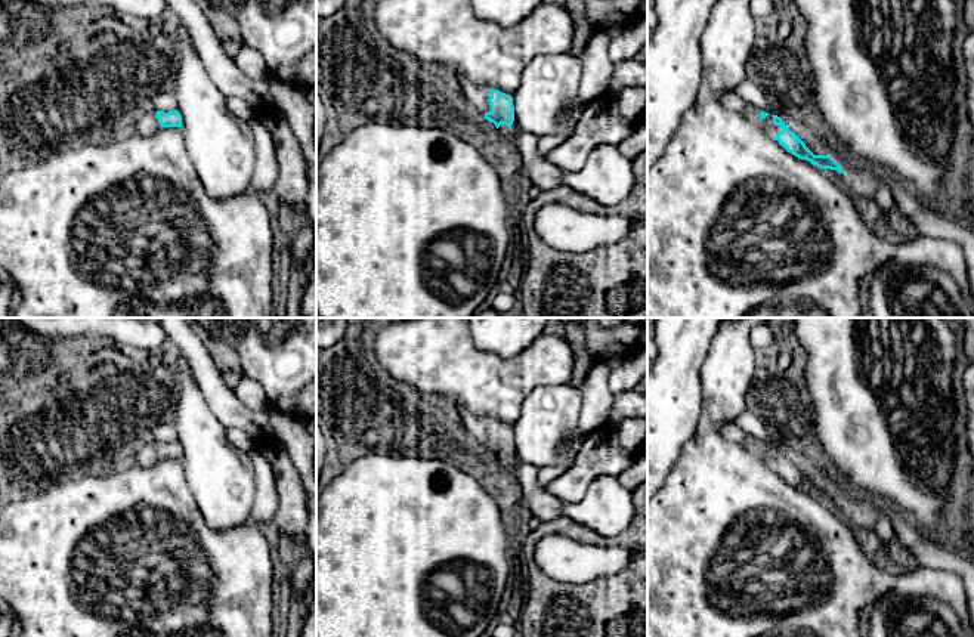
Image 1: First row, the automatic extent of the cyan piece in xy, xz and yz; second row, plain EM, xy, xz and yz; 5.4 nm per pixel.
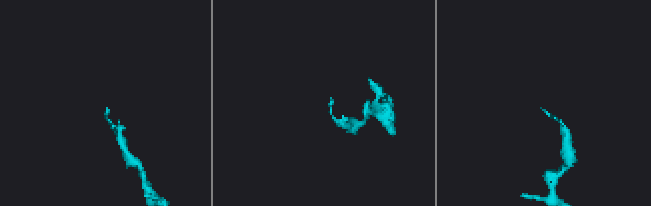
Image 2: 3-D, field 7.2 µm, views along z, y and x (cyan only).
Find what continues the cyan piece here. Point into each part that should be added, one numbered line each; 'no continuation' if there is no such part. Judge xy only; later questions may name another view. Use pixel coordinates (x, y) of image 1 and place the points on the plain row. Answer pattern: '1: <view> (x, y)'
1: xy (148, 454)

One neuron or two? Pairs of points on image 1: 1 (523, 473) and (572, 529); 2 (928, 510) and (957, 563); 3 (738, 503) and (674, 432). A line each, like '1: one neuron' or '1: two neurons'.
1: two neurons
2: two neurons
3: two neurons

